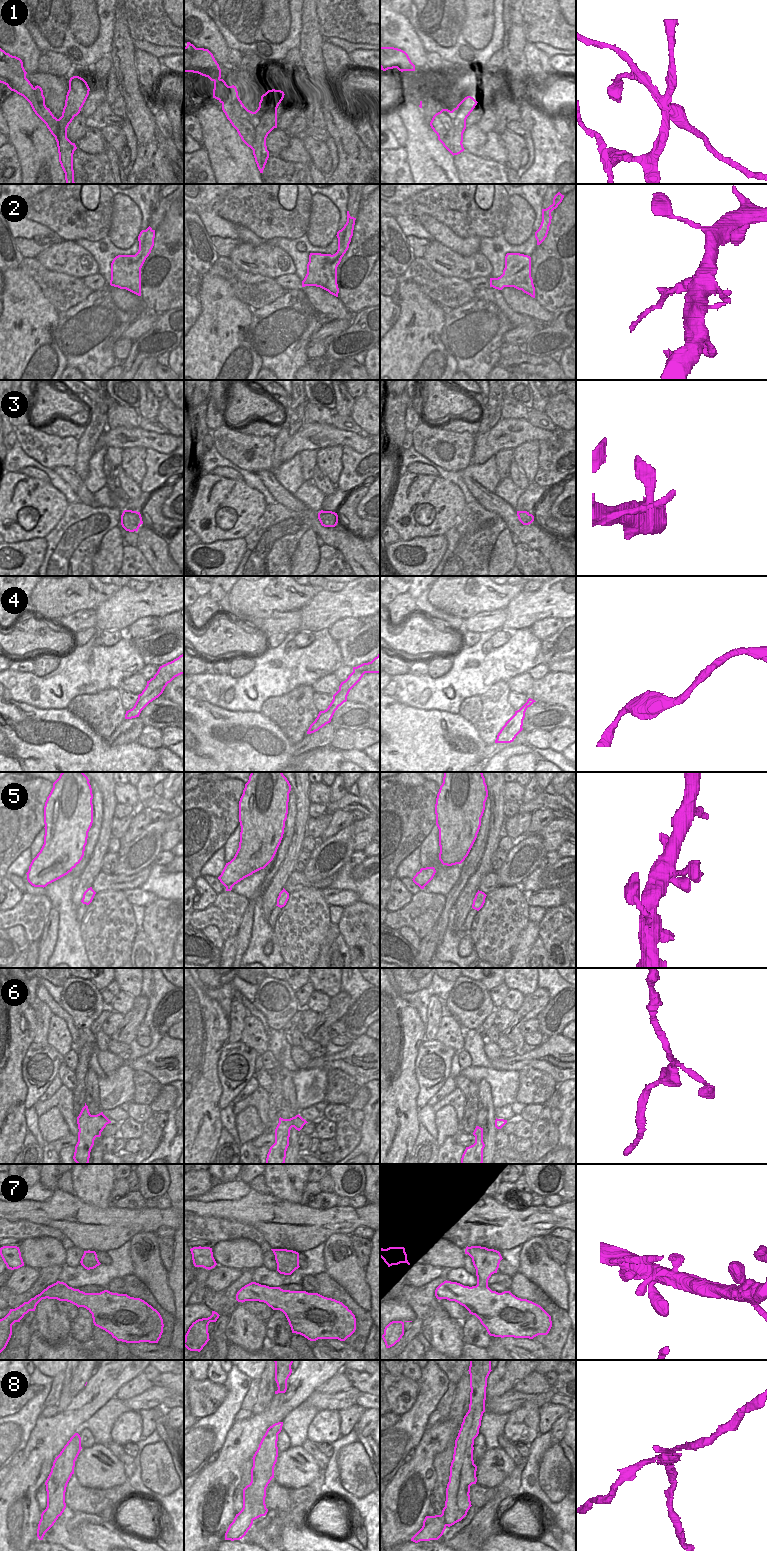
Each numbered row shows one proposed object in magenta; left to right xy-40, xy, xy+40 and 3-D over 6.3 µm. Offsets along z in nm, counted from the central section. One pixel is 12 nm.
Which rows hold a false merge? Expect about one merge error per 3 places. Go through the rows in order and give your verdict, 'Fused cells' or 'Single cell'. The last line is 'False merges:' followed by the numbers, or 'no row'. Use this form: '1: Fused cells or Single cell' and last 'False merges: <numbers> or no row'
1: Fused cells
2: Fused cells
3: Fused cells
4: Single cell
5: Single cell
6: Single cell
7: Single cell
8: Fused cells
False merges: 1, 2, 3, 8.

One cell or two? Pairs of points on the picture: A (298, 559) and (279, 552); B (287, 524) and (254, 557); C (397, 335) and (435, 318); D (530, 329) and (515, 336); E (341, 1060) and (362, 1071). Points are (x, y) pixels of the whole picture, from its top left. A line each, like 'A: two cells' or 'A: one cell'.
A: two cells
B: one cell
C: one cell
D: one cell
E: one cell

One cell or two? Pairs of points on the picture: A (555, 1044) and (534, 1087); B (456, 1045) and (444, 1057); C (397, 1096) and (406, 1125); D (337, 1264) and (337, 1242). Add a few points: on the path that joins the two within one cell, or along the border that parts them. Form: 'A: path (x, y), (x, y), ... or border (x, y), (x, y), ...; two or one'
A: border (518, 1071), (534, 1067), (546, 1071), (557, 1084); two
B: border (435, 1039), (449, 1046), (455, 1053); two
C: path (404, 1103), (410, 1109), (408, 1118); one
D: path (338, 1259), (338, 1247); one

